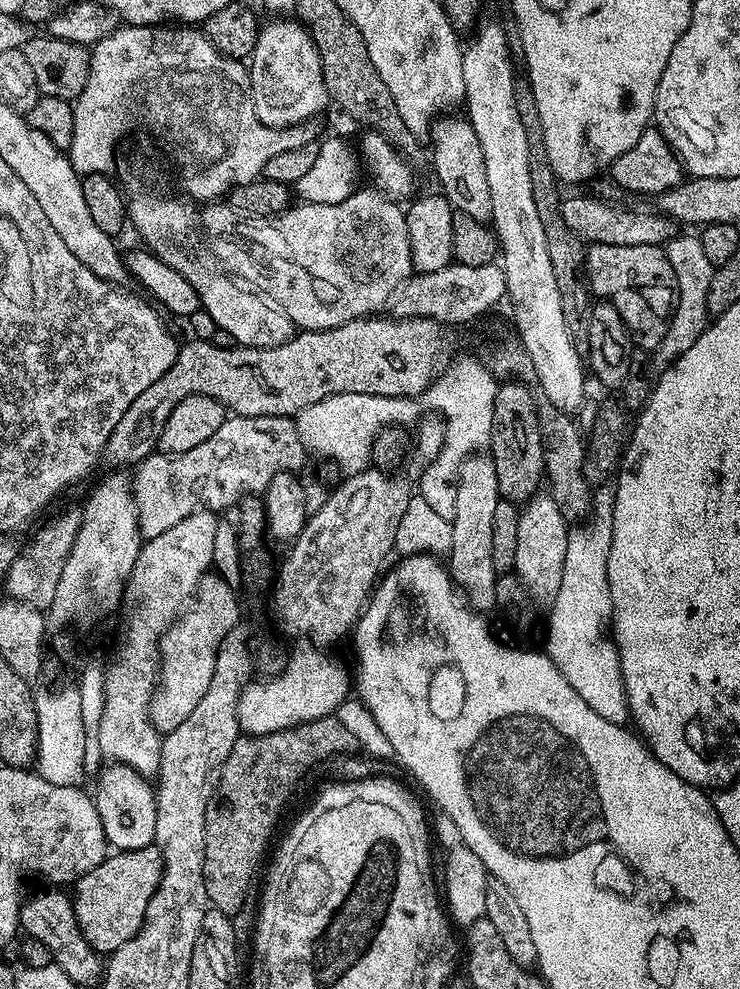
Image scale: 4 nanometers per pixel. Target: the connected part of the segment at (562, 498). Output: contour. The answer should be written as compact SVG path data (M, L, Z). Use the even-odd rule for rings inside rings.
M543 394L536 396L536 413L538 414L538 430L544 443L544 470L546 484L554 502L558 502L558 510L562 510L565 520L569 522L583 521L592 511L593 485L586 482L584 477L584 449L586 447L582 428L575 424L569 413L558 410L550 398Z

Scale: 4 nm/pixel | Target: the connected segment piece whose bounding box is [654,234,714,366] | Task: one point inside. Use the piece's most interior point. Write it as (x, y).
(690, 317)

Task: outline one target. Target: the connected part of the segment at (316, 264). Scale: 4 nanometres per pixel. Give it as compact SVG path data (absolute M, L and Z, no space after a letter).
M364 186L356 191L355 194L339 202L337 205L318 205L305 202L297 203L298 206L289 207L283 213L284 224L279 224L276 216L247 216L245 212L240 212L233 208L227 202L212 202L207 205L208 208L199 213L198 220L208 231L208 236L212 239L212 248L216 251L216 256L224 260L223 267L227 269L233 277L239 278L245 285L251 286L261 296L267 298L277 308L281 308L293 322L297 329L306 332L317 332L318 330L330 330L331 328L340 328L346 322L358 320L361 318L371 317L388 299L395 297L401 291L402 285L413 275L412 255L410 254L410 238L406 234L406 218L404 217L405 209L395 199L388 199L383 193L373 190L371 187Z

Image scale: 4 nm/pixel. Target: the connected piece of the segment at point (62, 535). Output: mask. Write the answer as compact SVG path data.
M68 508L58 513L49 524L42 525L33 534L32 541L17 551L6 581L7 595L11 599L21 600L41 610L52 607L54 590L58 590L58 578L62 578L62 566L66 566L70 546L74 546L74 538L78 538L78 526L82 526L81 509Z

